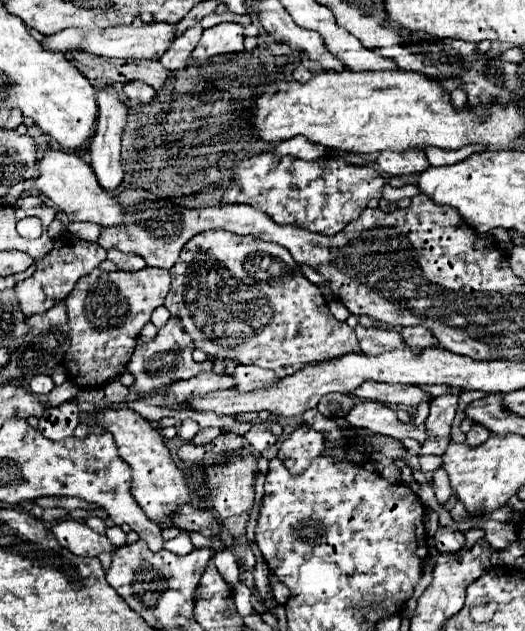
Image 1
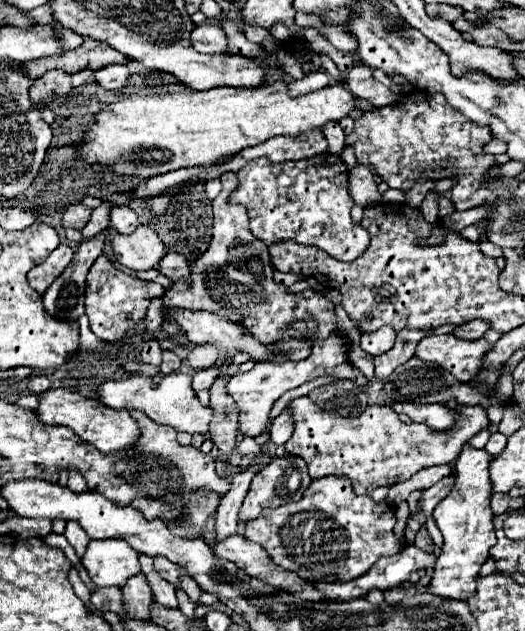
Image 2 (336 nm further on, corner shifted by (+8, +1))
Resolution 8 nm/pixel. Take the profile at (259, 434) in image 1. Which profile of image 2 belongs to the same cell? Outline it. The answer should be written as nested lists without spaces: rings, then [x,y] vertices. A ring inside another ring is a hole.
[[[284,409],[270,425],[270,437],[276,445],[286,445],[286,441],[292,437],[294,433],[294,419],[290,409]]]

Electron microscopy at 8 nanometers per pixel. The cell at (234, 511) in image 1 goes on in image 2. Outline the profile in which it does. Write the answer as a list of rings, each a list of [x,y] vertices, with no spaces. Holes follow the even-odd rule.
[[[222,371],[210,387],[210,405],[214,409],[210,435],[220,455],[230,455],[238,443],[238,407],[234,405],[230,393],[226,393],[226,383],[230,381],[230,377],[232,375],[228,371]]]

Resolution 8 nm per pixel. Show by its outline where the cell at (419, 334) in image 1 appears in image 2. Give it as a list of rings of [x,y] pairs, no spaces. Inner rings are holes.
[[[474,319],[474,321],[470,321],[470,323],[464,323],[464,325],[456,327],[454,335],[460,337],[460,339],[480,339],[488,329],[490,329],[490,323],[488,323],[488,321],[478,321],[478,319]]]

